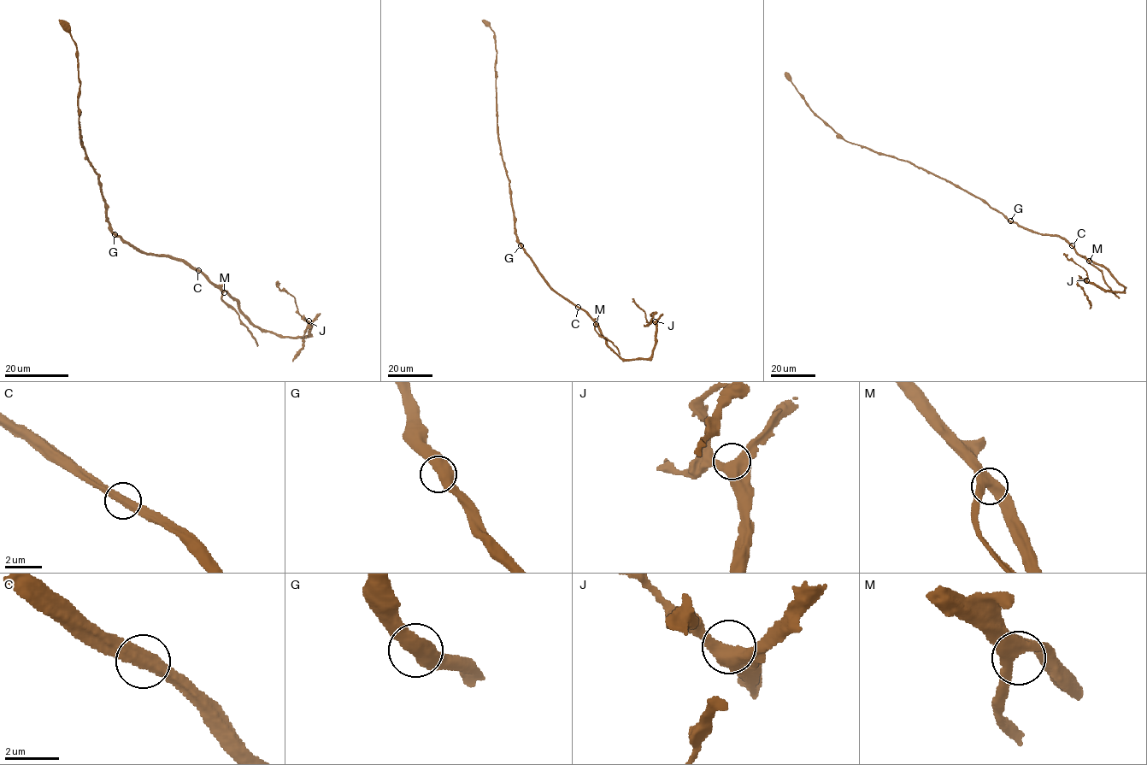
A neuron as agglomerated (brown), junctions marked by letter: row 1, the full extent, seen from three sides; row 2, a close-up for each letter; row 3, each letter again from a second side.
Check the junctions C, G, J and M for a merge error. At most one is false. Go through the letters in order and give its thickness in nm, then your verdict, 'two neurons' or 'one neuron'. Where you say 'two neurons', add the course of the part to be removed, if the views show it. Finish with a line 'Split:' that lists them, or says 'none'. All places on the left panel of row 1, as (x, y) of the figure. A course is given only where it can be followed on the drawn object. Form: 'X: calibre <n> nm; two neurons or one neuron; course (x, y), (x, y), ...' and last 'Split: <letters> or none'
C: calibre 440 nm; one neuron
G: calibre 550 nm; one neuron
J: calibre 550 nm; one neuron
M: calibre 420 nm; one neuron
Split: none

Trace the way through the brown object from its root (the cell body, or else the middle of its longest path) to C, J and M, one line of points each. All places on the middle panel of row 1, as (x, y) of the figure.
C: (522, 244), (544, 280), (579, 307)
J: (522, 244), (544, 280), (592, 319), (606, 344), (621, 357), (636, 359), (651, 356), (655, 343), (655, 321)
M: (522, 244), (544, 280), (583, 309), (596, 324)

